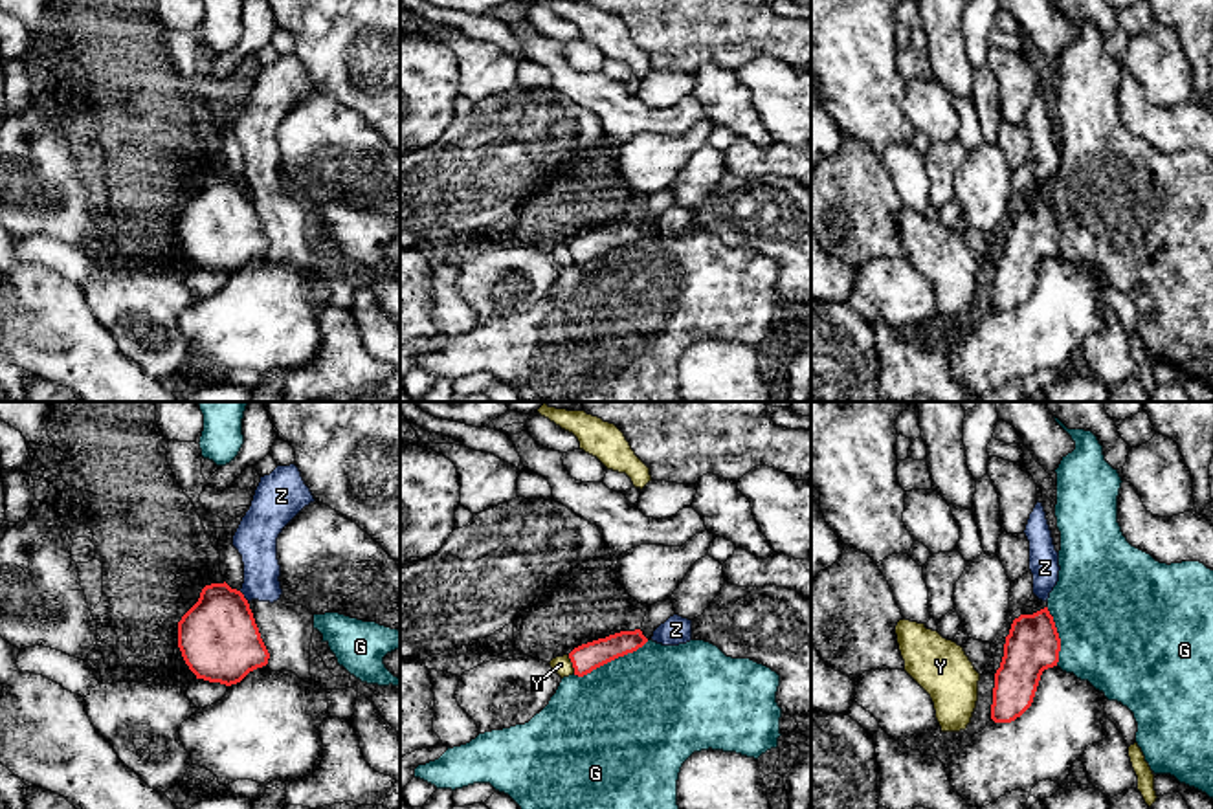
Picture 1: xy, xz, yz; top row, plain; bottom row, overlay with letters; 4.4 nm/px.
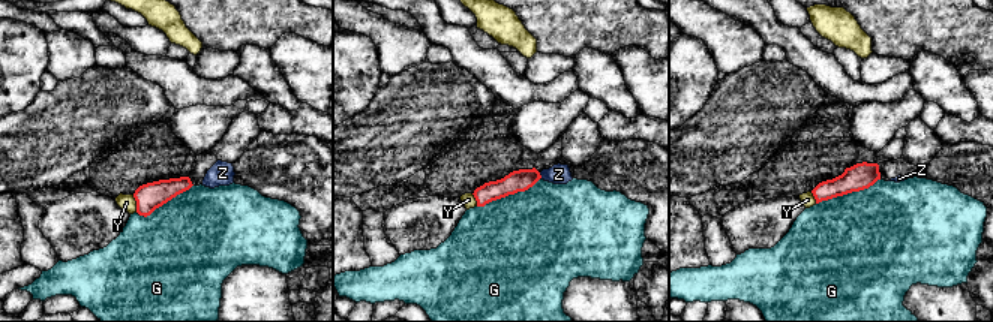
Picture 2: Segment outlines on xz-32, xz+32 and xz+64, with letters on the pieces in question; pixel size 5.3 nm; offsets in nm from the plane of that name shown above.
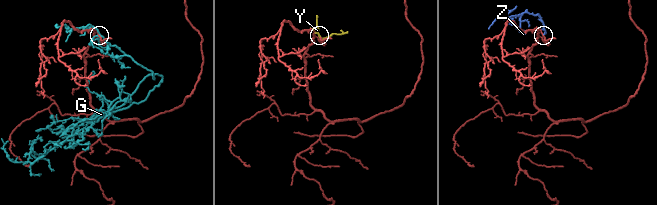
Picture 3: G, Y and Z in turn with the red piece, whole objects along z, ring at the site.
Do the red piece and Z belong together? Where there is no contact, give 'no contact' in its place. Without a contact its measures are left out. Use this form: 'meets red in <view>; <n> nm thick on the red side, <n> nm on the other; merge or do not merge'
meets red in xy; 360 nm thick on the red side, 180 nm on the other; do not merge

